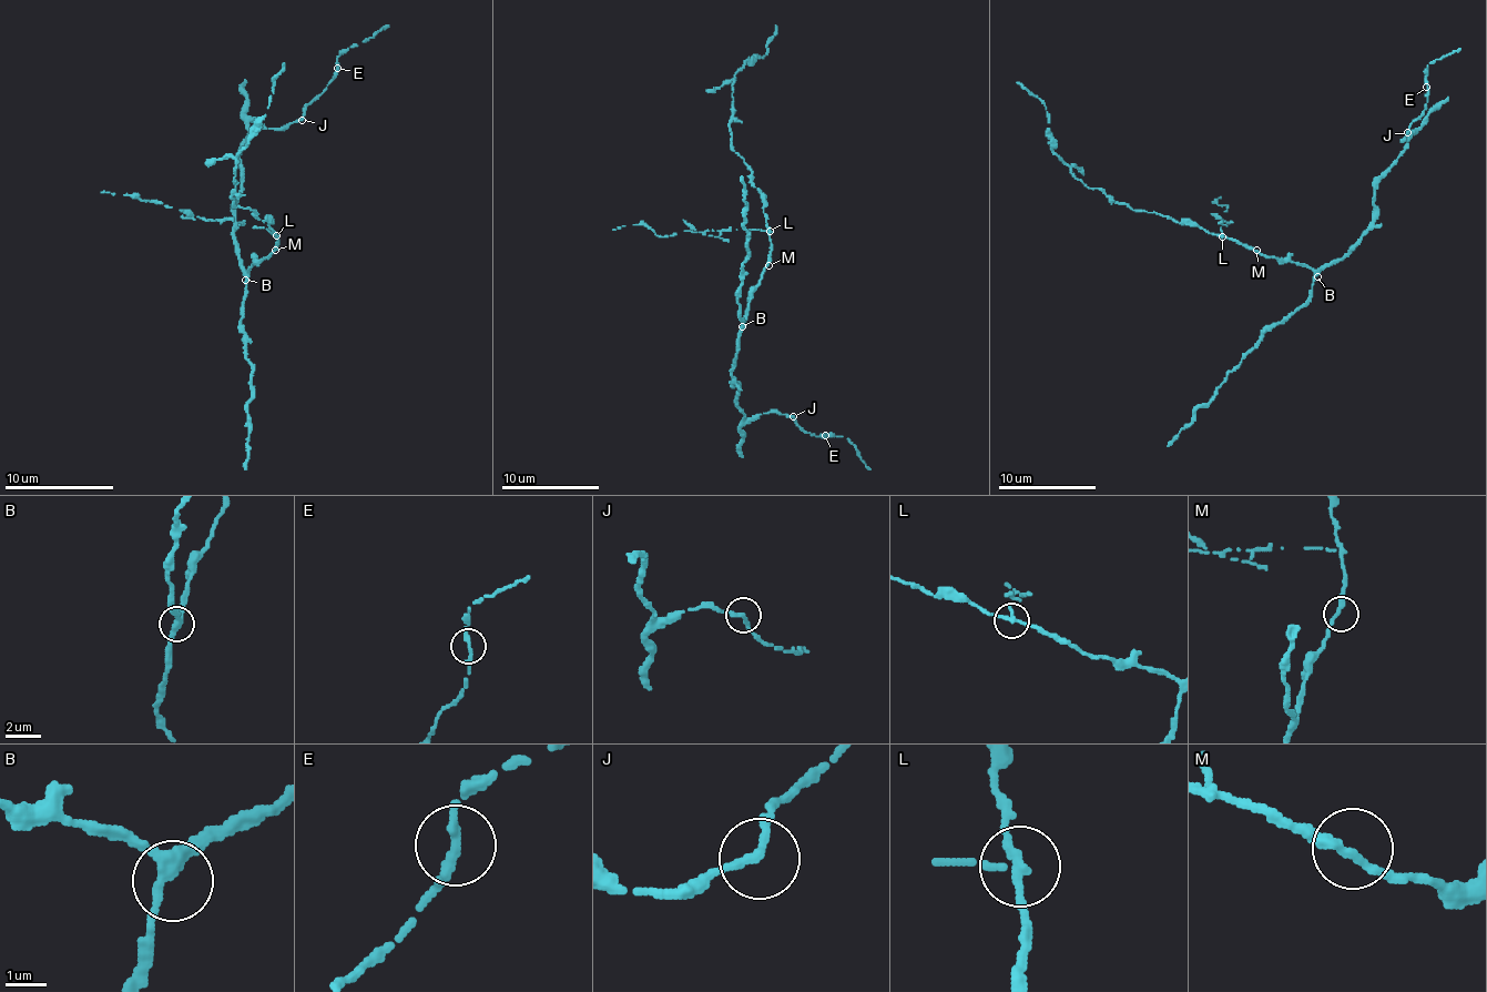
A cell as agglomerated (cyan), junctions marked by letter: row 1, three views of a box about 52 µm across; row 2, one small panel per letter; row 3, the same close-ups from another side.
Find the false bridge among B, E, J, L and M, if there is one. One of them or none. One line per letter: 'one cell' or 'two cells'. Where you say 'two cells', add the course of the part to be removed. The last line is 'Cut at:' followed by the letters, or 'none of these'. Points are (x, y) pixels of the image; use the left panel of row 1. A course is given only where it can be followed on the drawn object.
B: one cell
E: one cell
J: one cell
L: two cells | (275, 236), (270, 222), (253, 209), (234, 206), (232, 198), (234, 158), (264, 114), (283, 62)
M: one cell
Cut at: L

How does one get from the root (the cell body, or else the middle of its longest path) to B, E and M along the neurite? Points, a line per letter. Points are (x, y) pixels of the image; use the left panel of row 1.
B: (251, 266), (245, 280)
E: (251, 266), (243, 269), (234, 239), (240, 147), (248, 124), (286, 128), (297, 122), (337, 68)
M: (251, 266), (275, 250)

